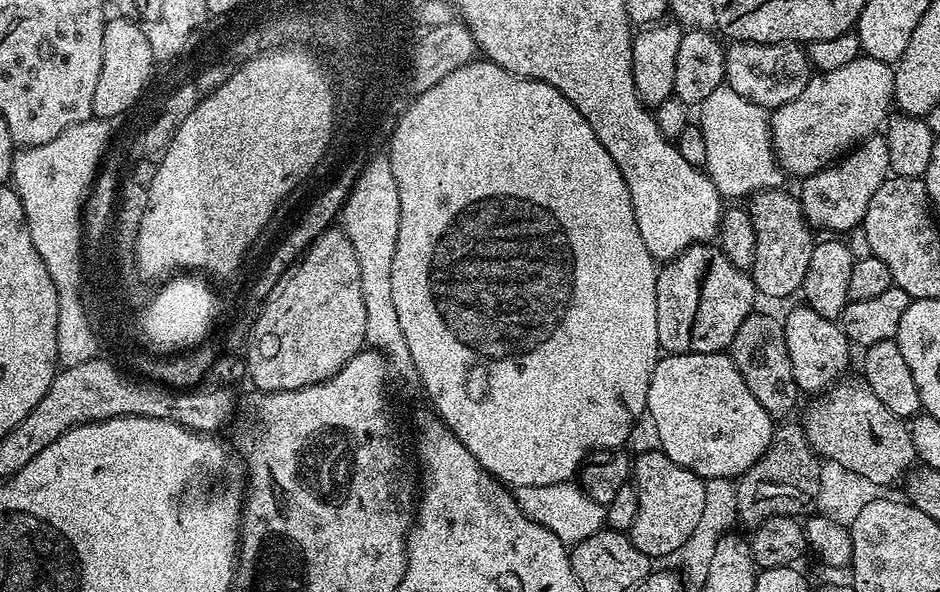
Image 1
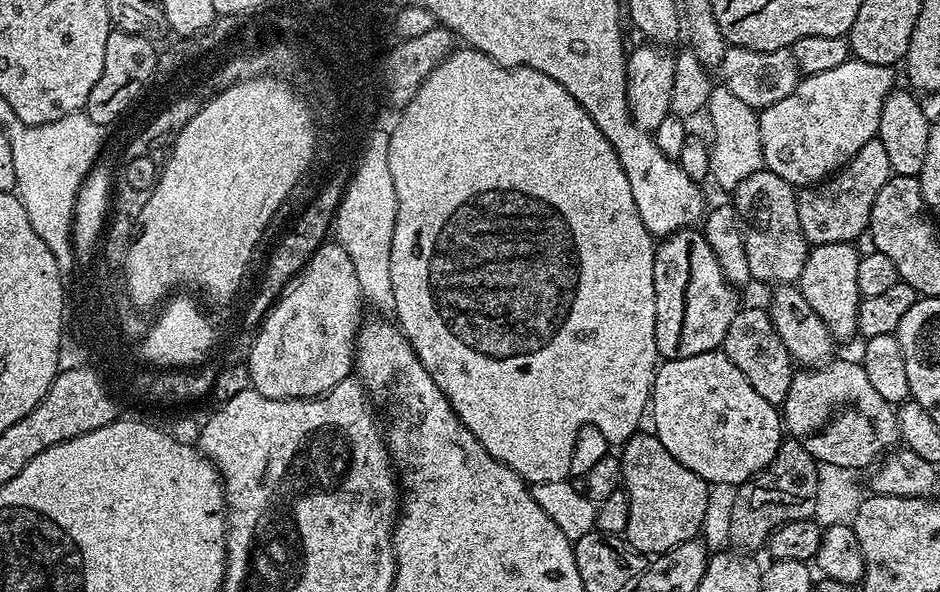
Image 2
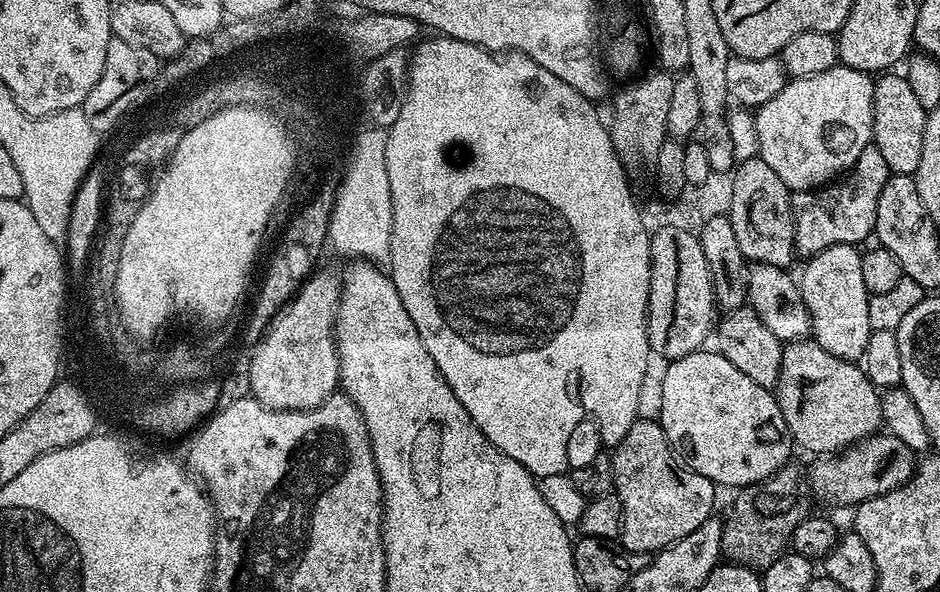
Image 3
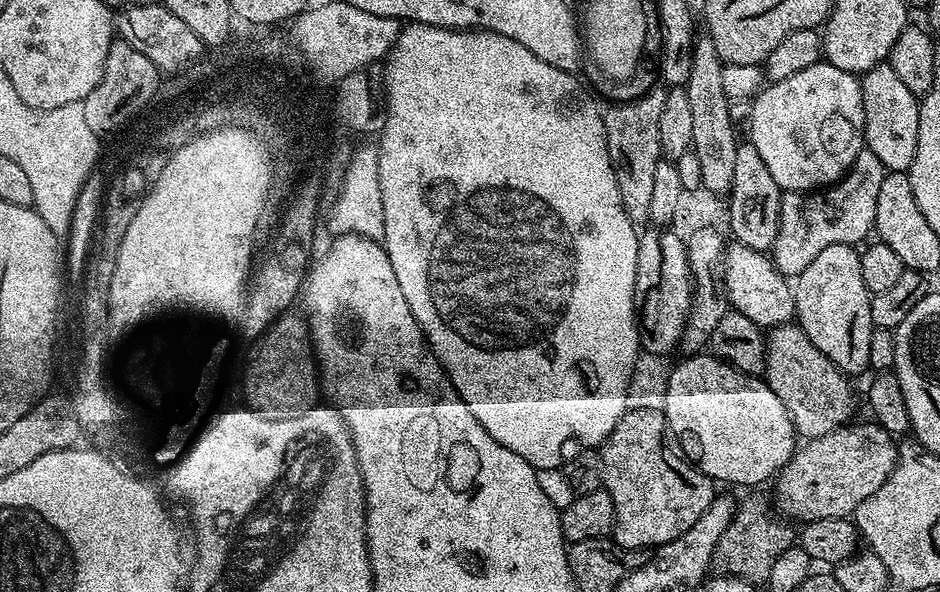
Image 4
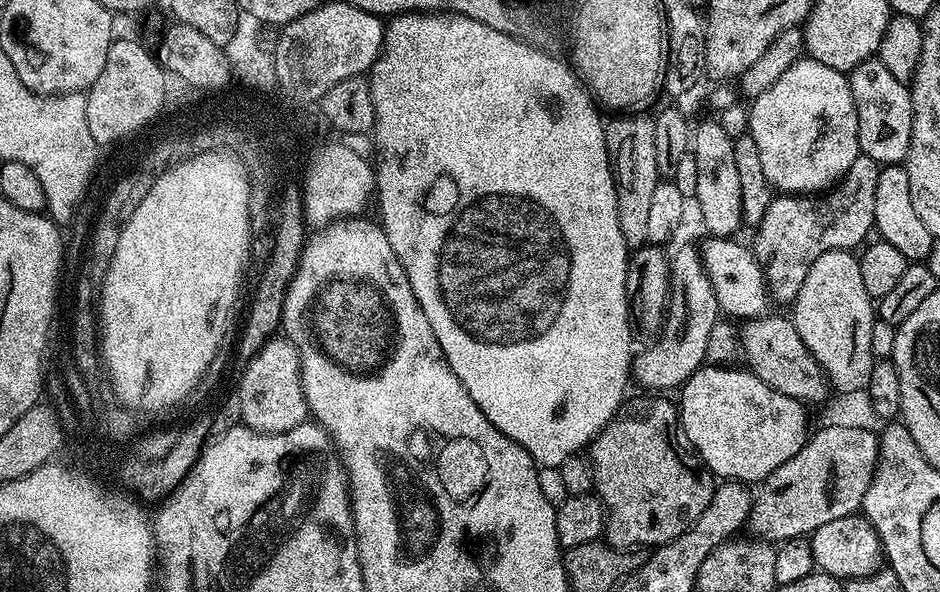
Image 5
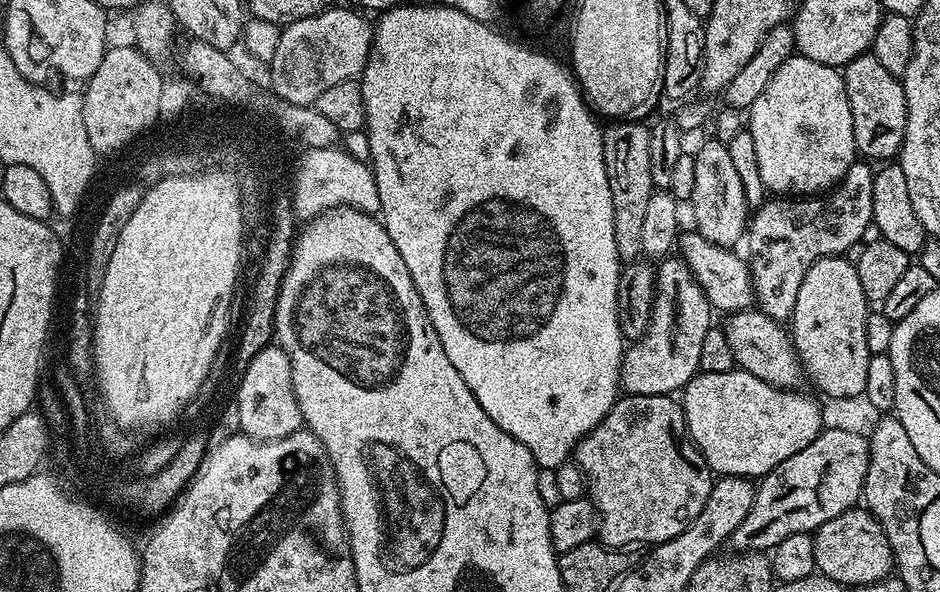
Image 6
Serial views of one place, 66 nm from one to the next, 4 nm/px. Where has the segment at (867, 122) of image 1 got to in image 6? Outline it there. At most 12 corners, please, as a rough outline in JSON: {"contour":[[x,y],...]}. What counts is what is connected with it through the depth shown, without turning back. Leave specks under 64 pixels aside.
{"contour":[[786,58],[746,112],[767,191],[827,193],[858,160],[837,69]]}

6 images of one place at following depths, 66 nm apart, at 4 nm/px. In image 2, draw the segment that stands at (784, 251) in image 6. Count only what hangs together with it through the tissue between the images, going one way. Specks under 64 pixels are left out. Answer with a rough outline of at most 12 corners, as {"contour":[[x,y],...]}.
{"contour":[[866,142],[839,172],[796,193],[809,245],[859,241],[893,174]]}

